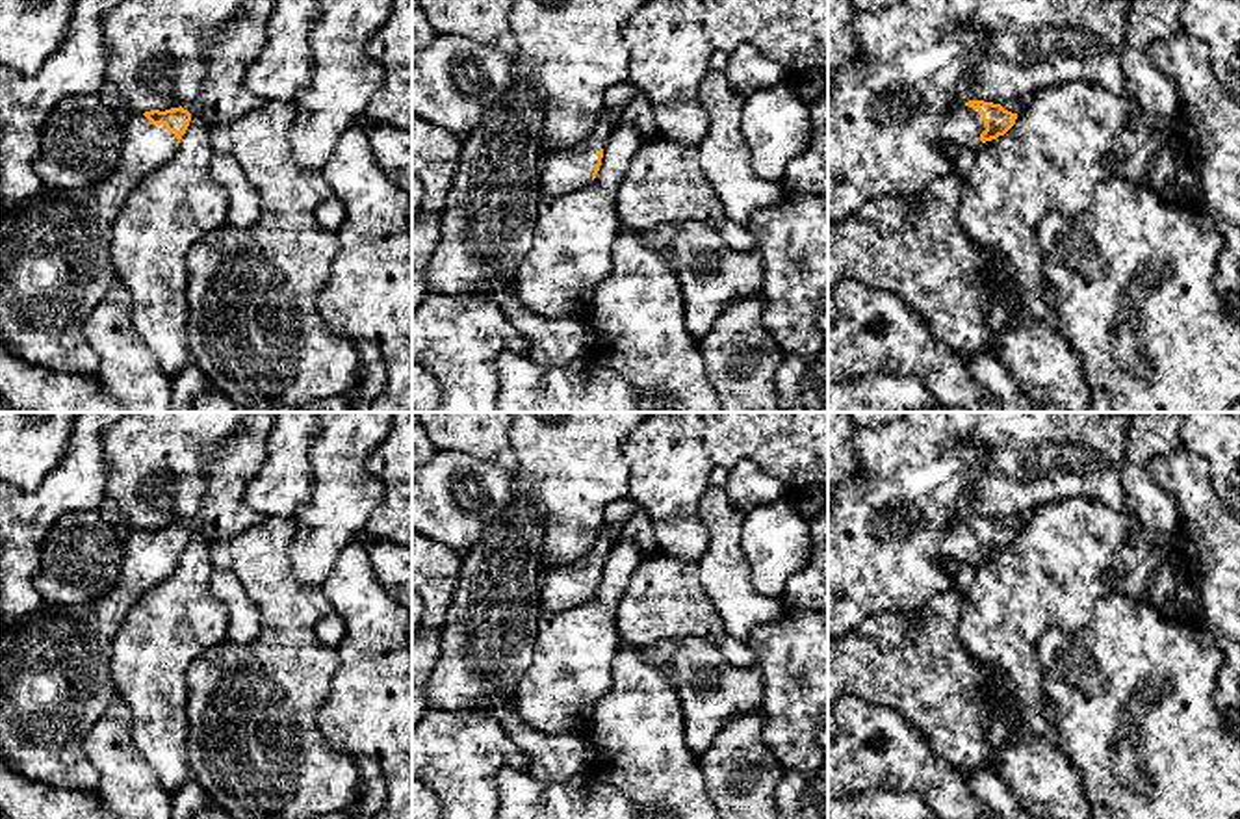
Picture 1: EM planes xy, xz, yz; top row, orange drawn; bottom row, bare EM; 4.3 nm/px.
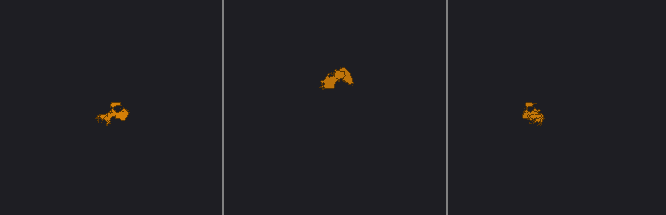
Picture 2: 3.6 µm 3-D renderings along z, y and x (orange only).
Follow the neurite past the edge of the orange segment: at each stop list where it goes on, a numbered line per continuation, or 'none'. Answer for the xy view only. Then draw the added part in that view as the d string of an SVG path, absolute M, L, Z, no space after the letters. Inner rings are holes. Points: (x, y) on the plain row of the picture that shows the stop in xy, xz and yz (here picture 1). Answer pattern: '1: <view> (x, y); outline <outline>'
1: xy (229, 465); outline M241 412L238 427L226 438L202 448L206 494L199 511L182 520L191 533L228 540L264 520L247 505L245 487L265 462L273 423L275 412Z
2: xy (54, 680); outline M143 529L132 531L124 539L121 576L100 600L80 605L43 604L0 631L0 752L28 778L54 787L97 793L100 776L84 752L84 741L117 693L108 667L113 637L137 600L176 566L178 555L165 540L154 542Z

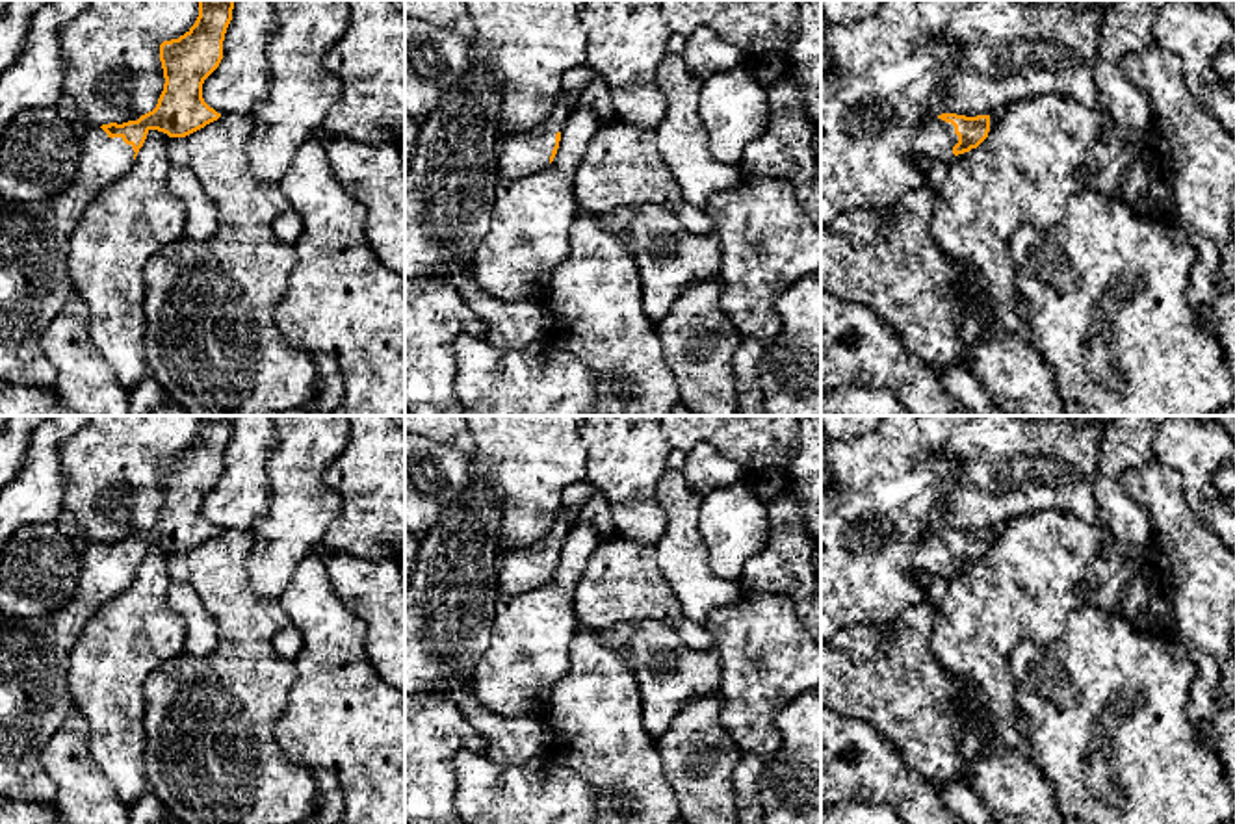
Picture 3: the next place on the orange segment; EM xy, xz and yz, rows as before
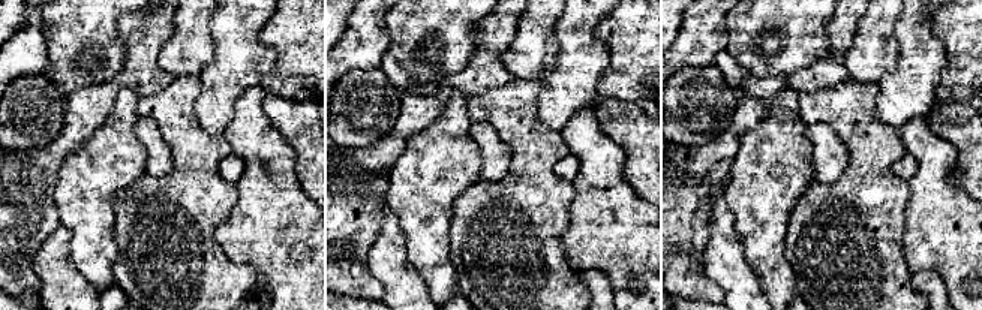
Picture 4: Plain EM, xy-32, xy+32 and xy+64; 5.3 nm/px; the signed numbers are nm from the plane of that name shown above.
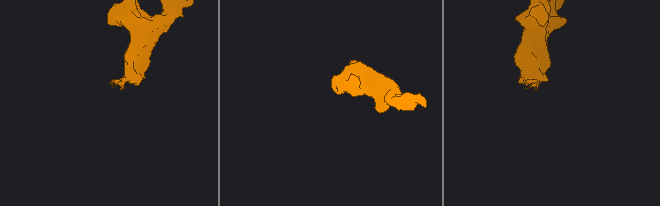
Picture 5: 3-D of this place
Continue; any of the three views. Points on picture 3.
1: yz (935, 553); outline M929 533L921 538L916 547L914 560L916 566L927 573L936 573L945 583L960 573L955 572L953 562L958 559L958 551L955 549L955 542L938 533Z

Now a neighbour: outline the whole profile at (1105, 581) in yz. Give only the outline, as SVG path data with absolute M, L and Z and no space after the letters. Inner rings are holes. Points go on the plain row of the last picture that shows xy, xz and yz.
M1118 540L1105 546L1088 566L1079 592L1094 609L1122 616L1127 586L1138 577L1148 586L1148 607L1129 622L1131 627L1153 637L1177 635L1168 559L1153 540L1142 547Z

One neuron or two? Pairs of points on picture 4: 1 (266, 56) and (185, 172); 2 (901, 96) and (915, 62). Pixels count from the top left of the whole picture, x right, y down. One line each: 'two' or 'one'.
1: two
2: one

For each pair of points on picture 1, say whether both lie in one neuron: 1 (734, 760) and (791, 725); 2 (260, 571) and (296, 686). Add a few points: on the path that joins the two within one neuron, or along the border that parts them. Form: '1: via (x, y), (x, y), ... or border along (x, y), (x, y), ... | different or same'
1: border along (762, 706), (763, 743), (786, 771) | different
2: via (281, 598), (286, 606), (286, 658) | same

